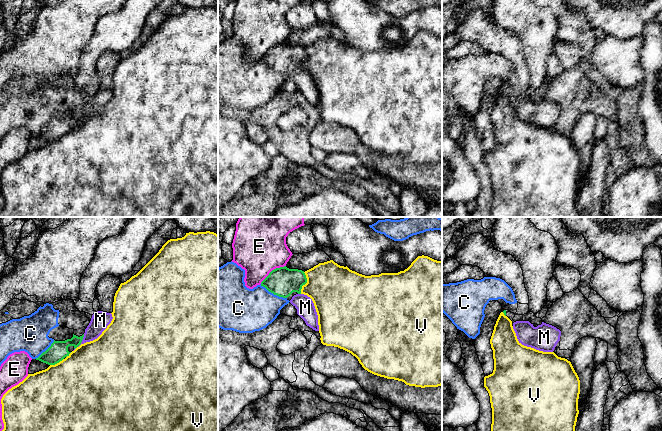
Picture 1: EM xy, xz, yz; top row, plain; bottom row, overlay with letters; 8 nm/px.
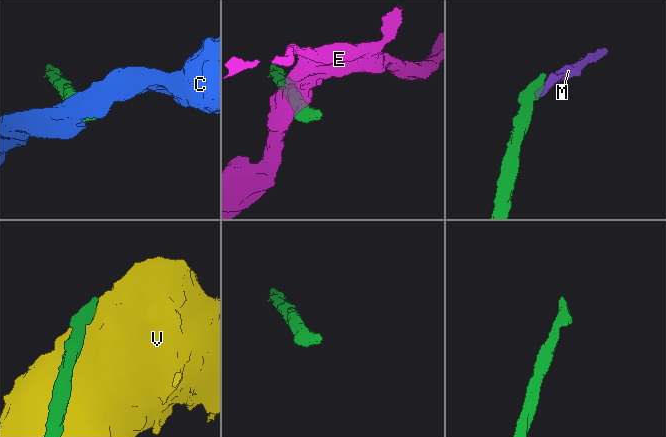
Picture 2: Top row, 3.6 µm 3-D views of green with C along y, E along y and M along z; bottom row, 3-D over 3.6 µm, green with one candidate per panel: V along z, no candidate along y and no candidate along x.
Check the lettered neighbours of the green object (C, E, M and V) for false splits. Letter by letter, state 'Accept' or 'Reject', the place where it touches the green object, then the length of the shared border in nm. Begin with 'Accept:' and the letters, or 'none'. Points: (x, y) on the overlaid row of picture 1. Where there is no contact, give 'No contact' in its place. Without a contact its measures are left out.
Accept: M
C: Reject. Touches green at xz (273, 293). Shared border 240 nm
E: Reject. Touches green at xz (272, 270). Shared border 260 nm
M: Accept. Touches green at xy (81, 340). Shared border 120 nm
V: Reject. Touches green at xz (305, 283). Shared border 180 nm

